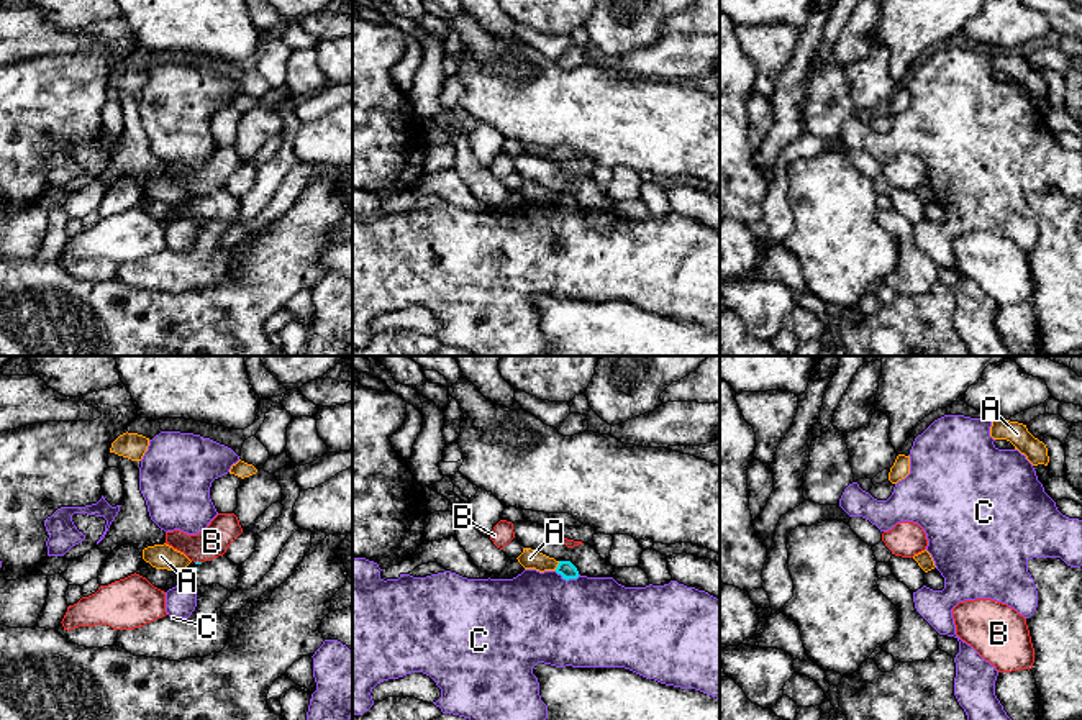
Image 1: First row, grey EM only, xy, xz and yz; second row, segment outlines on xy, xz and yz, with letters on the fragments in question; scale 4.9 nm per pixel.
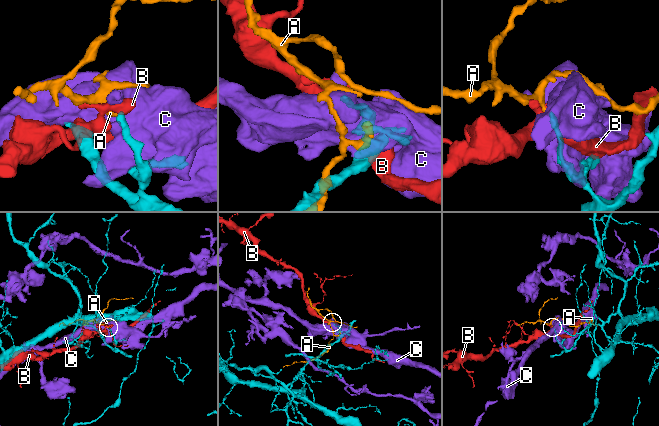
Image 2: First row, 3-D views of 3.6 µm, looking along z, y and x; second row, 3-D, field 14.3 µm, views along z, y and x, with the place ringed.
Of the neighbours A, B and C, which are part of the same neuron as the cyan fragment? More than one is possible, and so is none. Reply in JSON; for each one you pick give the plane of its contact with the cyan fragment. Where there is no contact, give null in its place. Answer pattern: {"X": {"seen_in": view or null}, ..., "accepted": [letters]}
{"accepted": []}

